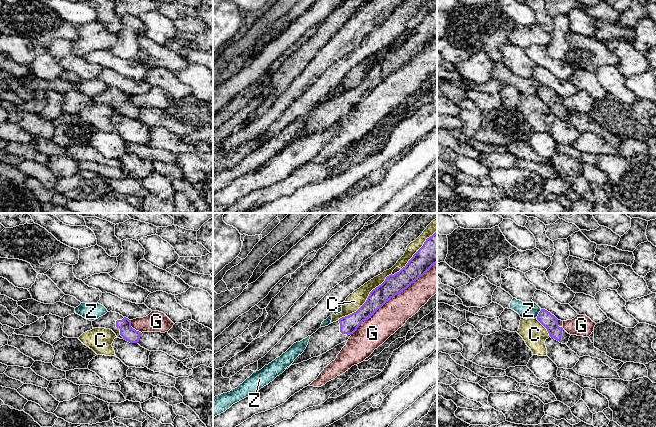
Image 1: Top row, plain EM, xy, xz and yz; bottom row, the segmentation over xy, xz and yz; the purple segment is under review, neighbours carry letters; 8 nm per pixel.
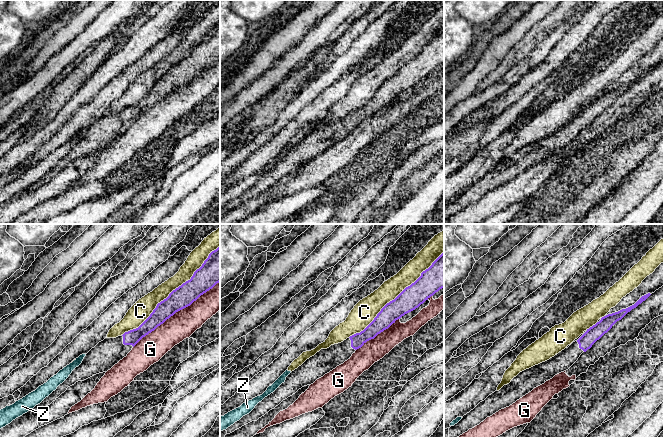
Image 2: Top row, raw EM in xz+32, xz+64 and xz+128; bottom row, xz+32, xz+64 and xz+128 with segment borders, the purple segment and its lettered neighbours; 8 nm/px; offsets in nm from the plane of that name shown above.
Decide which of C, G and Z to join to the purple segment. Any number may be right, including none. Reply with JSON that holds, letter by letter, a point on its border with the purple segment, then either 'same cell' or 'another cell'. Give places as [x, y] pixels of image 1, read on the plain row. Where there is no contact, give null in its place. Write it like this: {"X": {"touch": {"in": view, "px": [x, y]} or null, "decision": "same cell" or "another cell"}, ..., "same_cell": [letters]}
{"C": {"touch": {"in": "xz", "px": [366, 76]}, "decision": "another cell"}, "G": {"touch": {"in": "xz", "px": [392, 73]}, "decision": "another cell"}, "Z": {"touch": {"in": "yz", "px": [539, 89]}, "decision": "another cell"}, "same_cell": []}

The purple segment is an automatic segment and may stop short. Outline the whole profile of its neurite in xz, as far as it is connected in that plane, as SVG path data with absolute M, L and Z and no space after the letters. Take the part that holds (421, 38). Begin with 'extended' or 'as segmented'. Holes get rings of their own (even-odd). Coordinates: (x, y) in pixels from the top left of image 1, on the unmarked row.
extended | M437 7L426 15L405 43L394 51L387 52L381 61L373 65L366 78L356 88L313 109L304 128L291 141L318 133L347 117L363 97L368 96L386 78L407 65L436 39Z

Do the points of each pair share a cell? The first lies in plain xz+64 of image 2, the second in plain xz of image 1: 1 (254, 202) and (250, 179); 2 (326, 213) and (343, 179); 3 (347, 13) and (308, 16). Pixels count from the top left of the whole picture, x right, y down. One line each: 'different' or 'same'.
1: same
2: same
3: same

